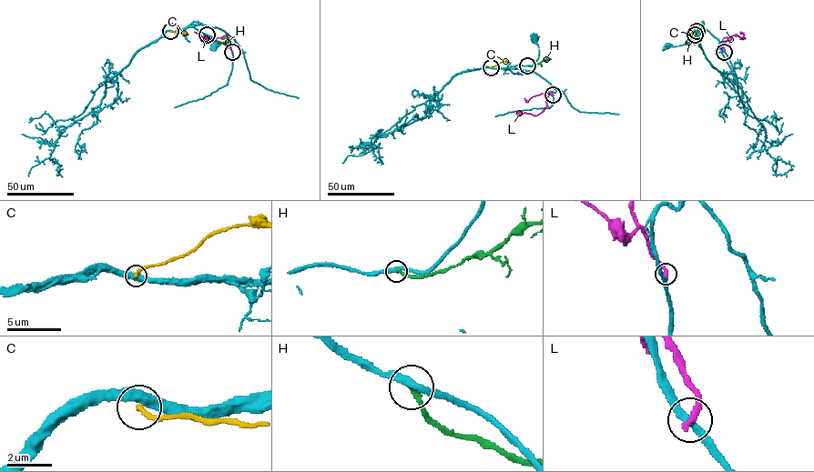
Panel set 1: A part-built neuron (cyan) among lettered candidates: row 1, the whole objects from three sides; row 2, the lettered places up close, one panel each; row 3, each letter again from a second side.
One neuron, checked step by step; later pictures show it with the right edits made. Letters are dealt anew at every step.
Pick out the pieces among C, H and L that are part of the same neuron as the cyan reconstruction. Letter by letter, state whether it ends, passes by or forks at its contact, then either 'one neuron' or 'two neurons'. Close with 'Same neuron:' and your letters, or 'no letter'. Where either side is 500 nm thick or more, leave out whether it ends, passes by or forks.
C: it ends there; two neurons
H: it ends there; one neuron
L: it ends there; two neurons
Same neuron: H

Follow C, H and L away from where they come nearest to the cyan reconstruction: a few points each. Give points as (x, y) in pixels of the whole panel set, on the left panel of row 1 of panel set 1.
C: (170, 31), (188, 34)
H: (208, 35), (219, 41), (228, 41), (223, 37)
L: (232, 51), (226, 35), (205, 39), (194, 31)

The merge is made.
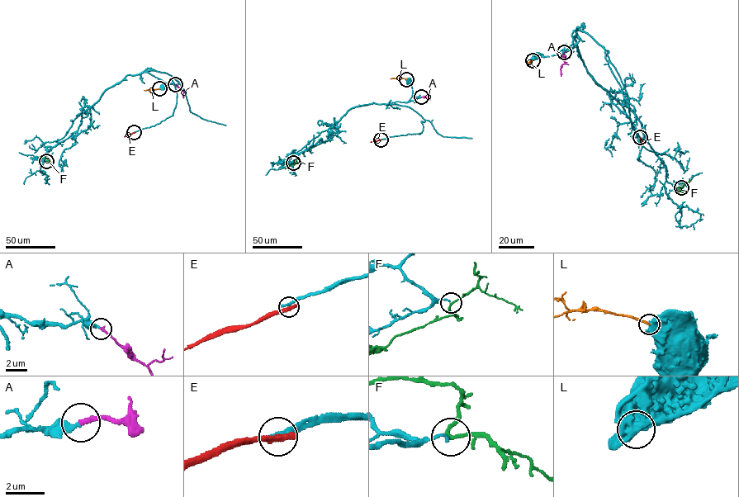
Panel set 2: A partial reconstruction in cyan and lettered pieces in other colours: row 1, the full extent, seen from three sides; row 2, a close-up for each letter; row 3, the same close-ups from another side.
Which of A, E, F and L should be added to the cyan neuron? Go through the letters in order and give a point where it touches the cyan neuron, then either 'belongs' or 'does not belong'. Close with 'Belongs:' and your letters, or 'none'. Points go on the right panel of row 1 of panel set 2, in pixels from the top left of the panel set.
A: meets cyan at (564, 52); belongs
E: meets cyan at (640, 137); does not belong
F: meets cyan at (681, 187); belongs
L: meets cyan at (532, 60); does not belong
Belongs: A, F

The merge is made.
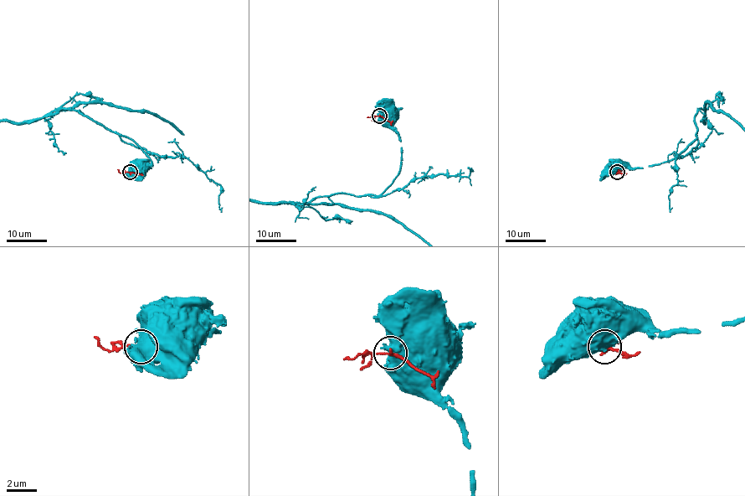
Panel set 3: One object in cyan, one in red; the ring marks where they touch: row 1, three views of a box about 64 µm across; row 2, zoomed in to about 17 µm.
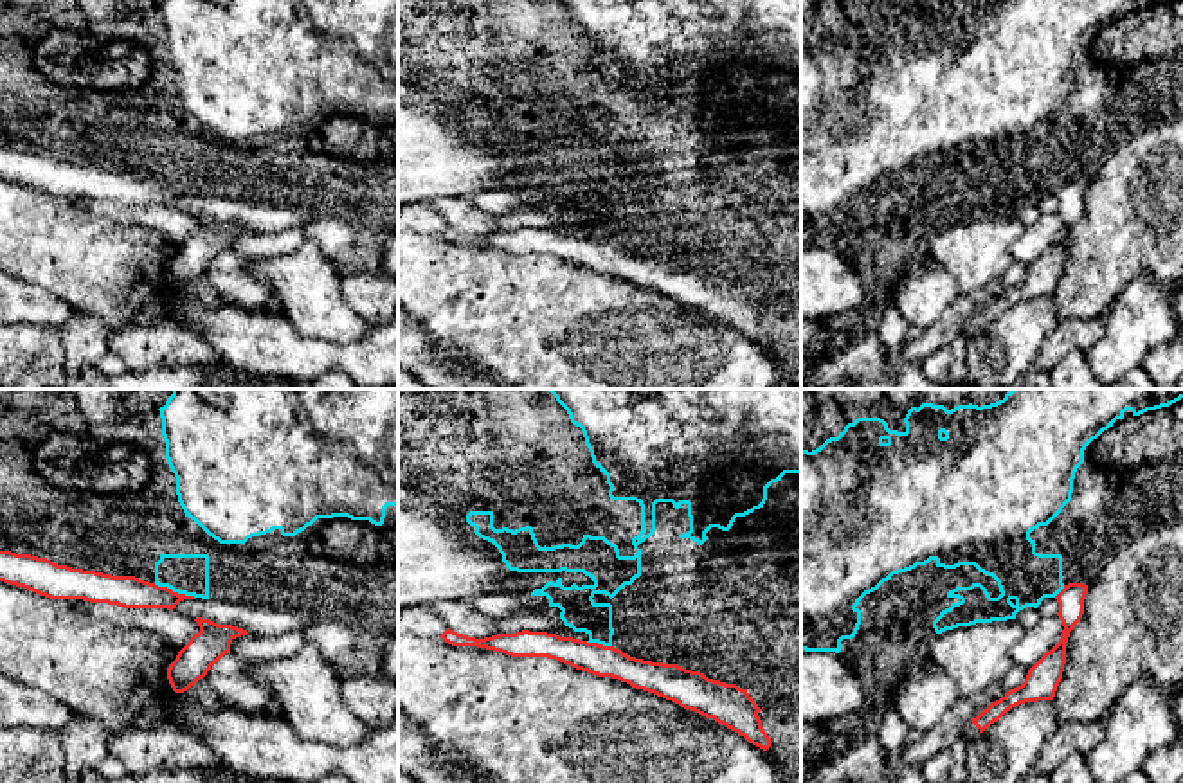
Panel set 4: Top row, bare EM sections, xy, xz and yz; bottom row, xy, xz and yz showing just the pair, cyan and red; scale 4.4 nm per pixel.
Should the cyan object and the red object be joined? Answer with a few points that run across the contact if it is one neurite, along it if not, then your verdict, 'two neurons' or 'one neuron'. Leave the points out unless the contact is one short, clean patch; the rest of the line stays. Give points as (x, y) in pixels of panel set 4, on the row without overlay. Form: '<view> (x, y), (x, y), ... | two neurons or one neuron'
xy (153, 180), (195, 195) | two neurons

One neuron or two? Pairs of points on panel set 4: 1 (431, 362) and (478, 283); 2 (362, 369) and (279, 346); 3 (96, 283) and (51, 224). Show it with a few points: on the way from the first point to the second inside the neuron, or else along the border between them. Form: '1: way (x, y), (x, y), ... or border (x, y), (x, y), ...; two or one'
1: border (416, 315), (424, 330), (451, 357), (476, 369); two
2: way (343, 357), (299, 357); one
3: way (85, 269), (54, 238); one

